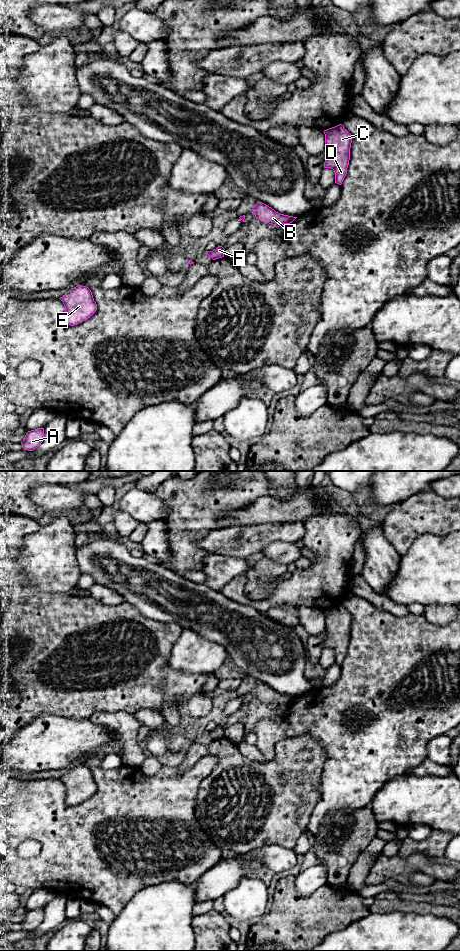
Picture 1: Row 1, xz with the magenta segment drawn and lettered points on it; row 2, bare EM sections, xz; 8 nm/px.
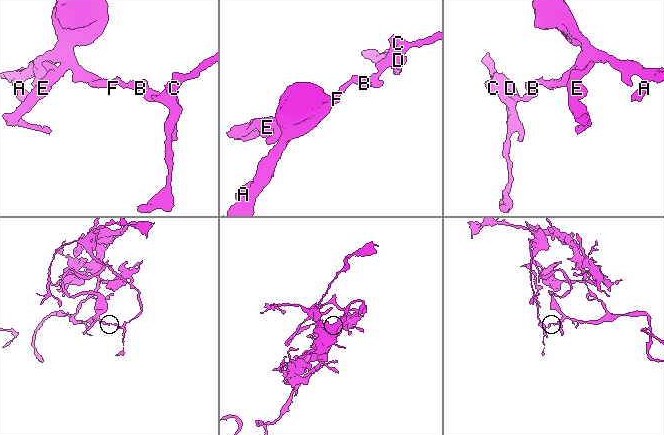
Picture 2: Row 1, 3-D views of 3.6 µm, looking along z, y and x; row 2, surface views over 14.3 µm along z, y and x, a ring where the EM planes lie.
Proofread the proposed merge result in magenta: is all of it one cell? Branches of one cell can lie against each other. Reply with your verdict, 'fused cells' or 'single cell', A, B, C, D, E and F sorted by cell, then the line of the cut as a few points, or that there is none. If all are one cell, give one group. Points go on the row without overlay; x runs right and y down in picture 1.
fused cells; groups A B E F / C D; cut xz (288, 696), (290, 702)

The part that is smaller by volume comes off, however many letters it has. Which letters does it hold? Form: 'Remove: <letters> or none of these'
Remove: C, D

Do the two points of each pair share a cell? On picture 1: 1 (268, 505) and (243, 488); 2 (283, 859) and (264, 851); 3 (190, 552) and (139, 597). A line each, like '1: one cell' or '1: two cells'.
1: two cells
2: one cell
3: two cells

